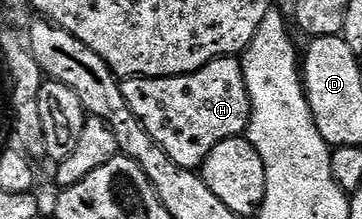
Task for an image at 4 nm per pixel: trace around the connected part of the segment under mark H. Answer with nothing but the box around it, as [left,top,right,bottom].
[122,56,251,170]

